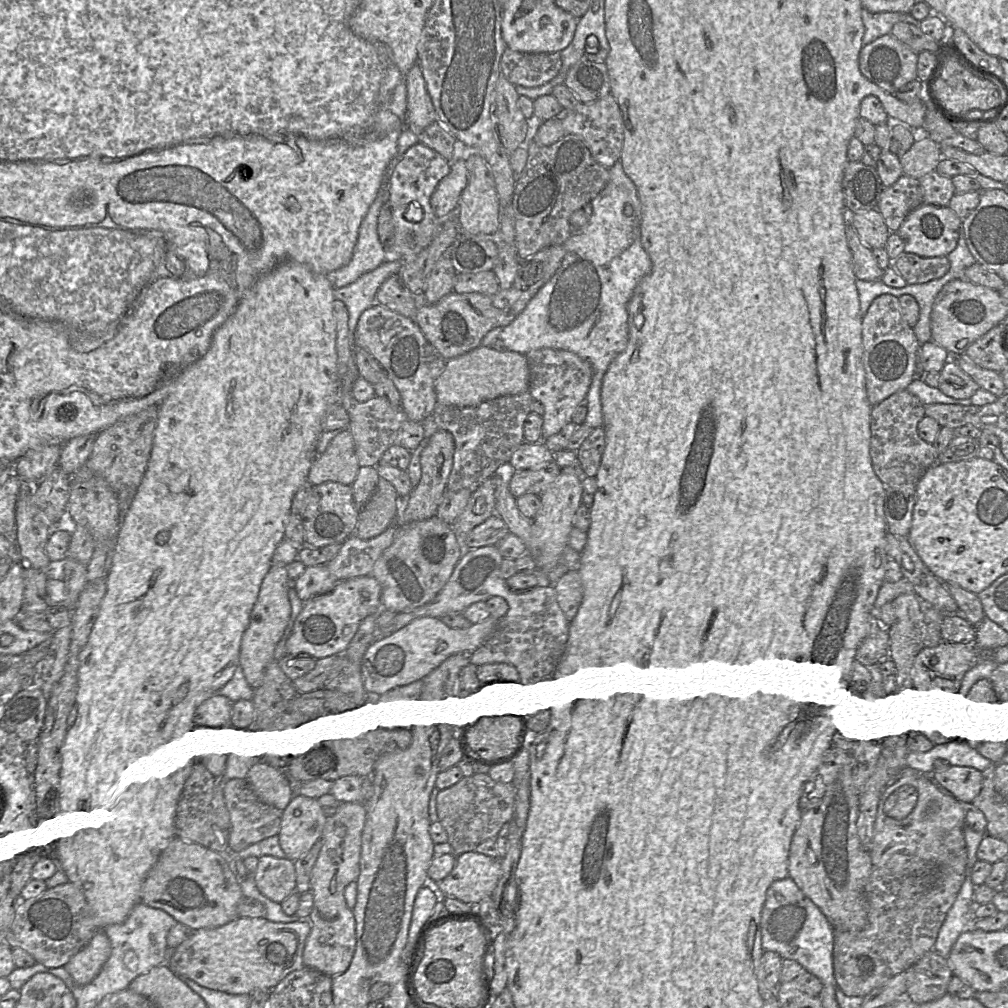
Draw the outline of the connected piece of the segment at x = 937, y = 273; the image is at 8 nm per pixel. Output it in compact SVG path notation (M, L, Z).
M904 251L892 261L892 266L908 285L913 285L942 277L949 270L950 263L947 256L920 257Z

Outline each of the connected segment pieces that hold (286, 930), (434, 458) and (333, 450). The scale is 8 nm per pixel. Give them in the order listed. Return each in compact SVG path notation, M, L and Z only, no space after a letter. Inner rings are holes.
M309 916L306 918L301 918L301 921L296 922L272 922L265 917L237 917L235 920L216 928L204 928L193 931L192 935L181 943L176 949L173 950L171 958L168 964L169 969L179 977L187 977L198 985L221 991L229 994L239 995L248 994L255 995L257 993L268 993L270 992L280 981L282 981L289 973L299 970L304 966L303 963L303 950L305 946L305 941L311 931Z
M437 430L427 440L421 454L422 475L420 482L414 487L409 497L404 498L404 503L399 505L396 514L397 526L413 521L426 520L437 515L452 470L454 450L455 443L450 432Z
M349 430L338 433L325 451L316 455L308 473L307 482L312 486L324 482L352 485L359 471L354 441Z

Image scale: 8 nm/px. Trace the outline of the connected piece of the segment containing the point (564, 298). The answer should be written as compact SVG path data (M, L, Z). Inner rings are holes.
M621 161L609 169L609 180L605 188L590 202L592 215L588 224L581 230L573 230L563 243L565 256L560 267L528 302L523 311L507 326L490 330L481 341L482 346L492 339L501 340L505 350L526 355L541 348L553 348L573 352L589 362L592 380L585 401L587 414L584 424L593 428L603 428L603 414L600 401L602 379L613 359L627 346L629 337L628 303L639 281L652 270L652 261L641 240L641 202L632 180L625 174ZM631 204L633 214L626 216L624 206Z

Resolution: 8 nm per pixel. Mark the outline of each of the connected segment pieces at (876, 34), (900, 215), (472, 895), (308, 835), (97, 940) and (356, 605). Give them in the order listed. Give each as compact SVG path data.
M864 8L862 9L862 20L864 24L863 46L891 33L893 26L900 21L915 25L920 24L920 22L912 18L910 13L870 12Z
M903 174L894 184L882 189L877 209L890 232L896 232L906 216L924 203L919 180Z
M474 850L457 855L453 870L441 881L429 883L433 884L440 894L440 897L454 897L463 902L477 906L484 898L492 896L500 878L501 858L491 857Z
M296 792L284 809L279 844L292 861L306 854L321 838L326 815L316 798Z
M99 930L90 942L70 959L64 968L77 985L86 985L99 974L109 959L111 950L109 938L102 930Z
M367 575L338 581L329 593L303 602L302 610L286 640L287 656L307 654L318 660L345 652L361 621L381 610L381 591L380 583L372 575Z

